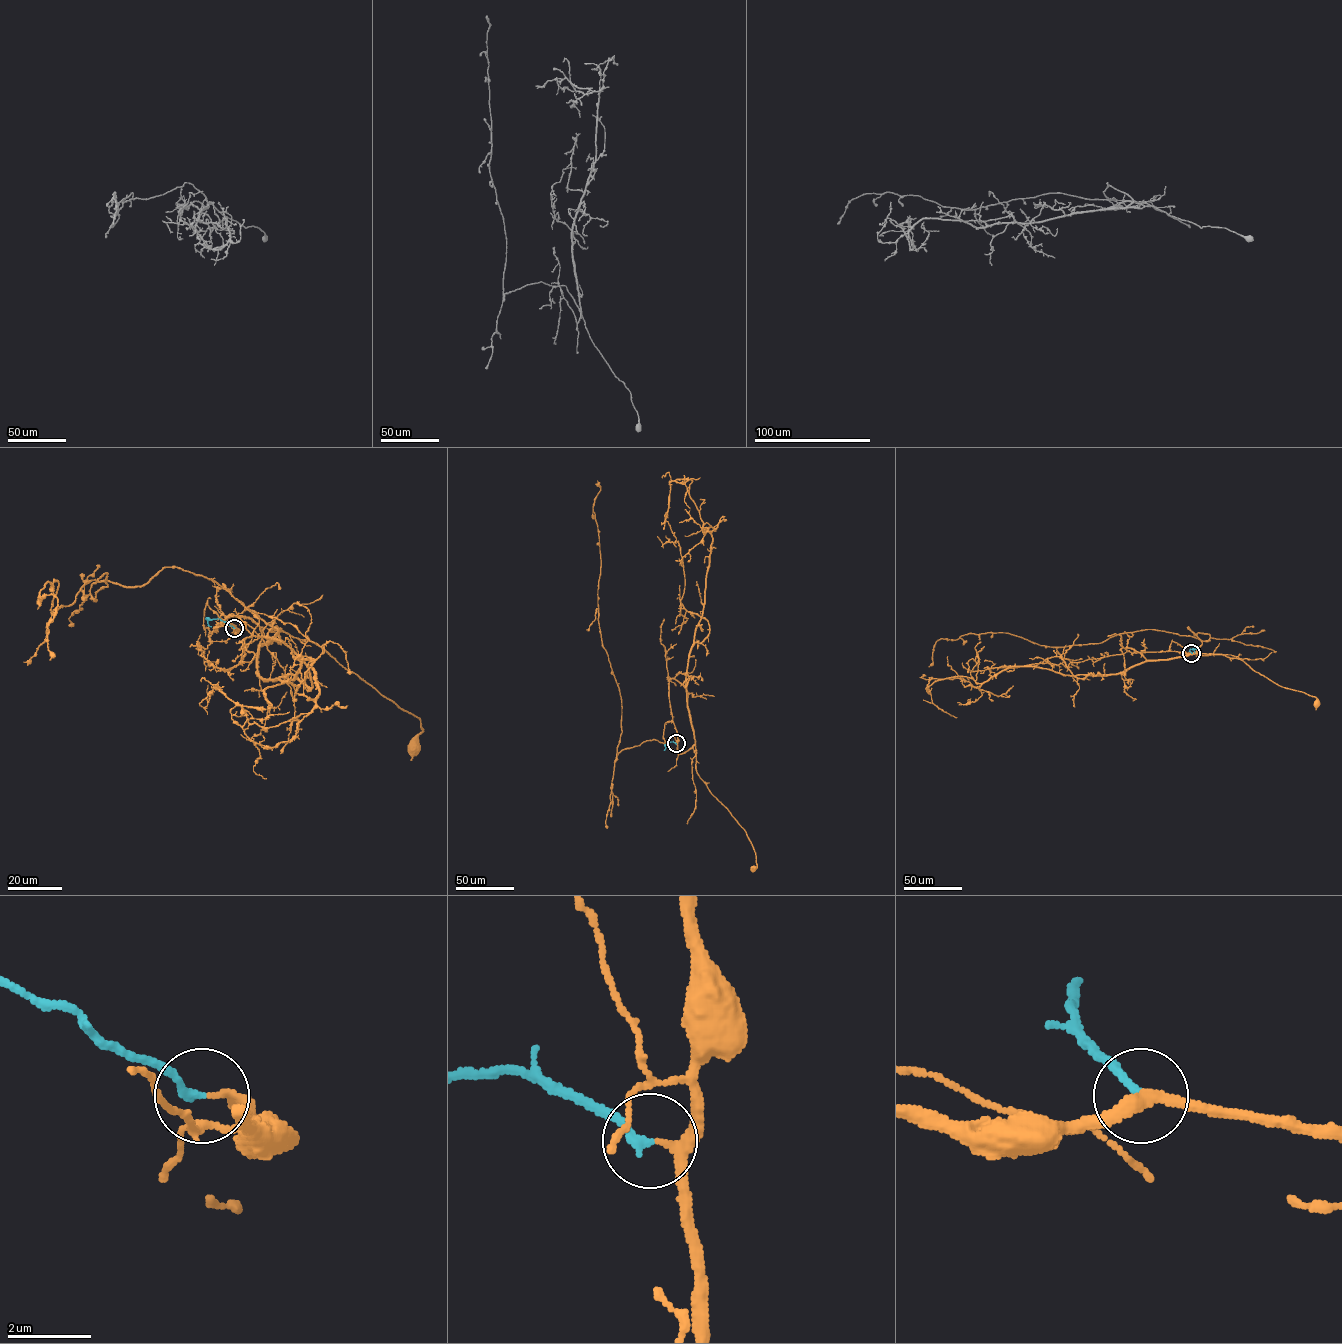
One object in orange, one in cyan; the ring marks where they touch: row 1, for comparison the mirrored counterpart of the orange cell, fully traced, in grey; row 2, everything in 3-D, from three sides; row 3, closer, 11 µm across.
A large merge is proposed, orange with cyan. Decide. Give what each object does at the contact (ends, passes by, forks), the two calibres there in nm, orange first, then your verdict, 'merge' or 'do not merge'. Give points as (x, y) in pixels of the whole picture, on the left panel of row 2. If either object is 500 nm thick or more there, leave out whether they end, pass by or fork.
orange passes by | cyan ends | 180/220 nm | merge

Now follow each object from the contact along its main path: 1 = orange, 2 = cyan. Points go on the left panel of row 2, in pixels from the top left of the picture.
1: (234, 627), (217, 627), (248, 616), (260, 644), (280, 629), (321, 646), (420, 719), (414, 747)
2: (234, 627), (217, 618), (205, 618)

